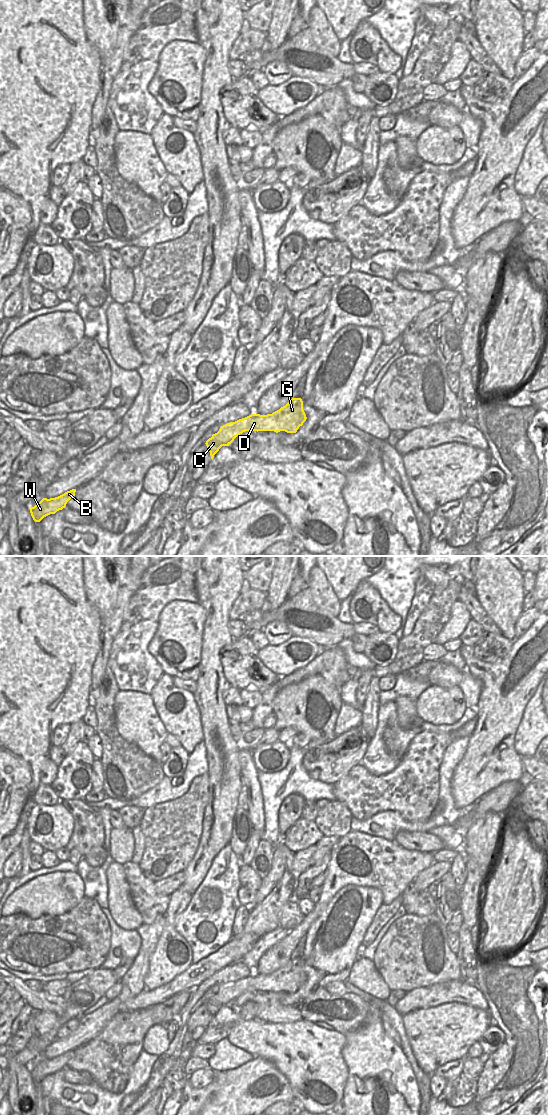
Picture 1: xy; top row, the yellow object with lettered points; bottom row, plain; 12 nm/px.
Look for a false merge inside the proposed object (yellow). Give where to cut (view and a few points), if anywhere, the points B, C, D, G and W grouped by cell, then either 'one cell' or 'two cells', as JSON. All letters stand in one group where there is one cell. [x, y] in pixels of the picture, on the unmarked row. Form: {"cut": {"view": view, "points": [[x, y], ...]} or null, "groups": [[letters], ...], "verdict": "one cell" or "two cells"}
{"cut": null, "groups": [["B", "C", "D", "G", "W"]], "verdict": "one cell"}

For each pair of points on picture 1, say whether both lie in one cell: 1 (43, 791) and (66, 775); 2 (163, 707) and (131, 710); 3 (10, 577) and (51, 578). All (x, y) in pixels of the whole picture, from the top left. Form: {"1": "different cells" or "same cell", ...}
{"1": "different cells", "2": "different cells", "3": "same cell"}

